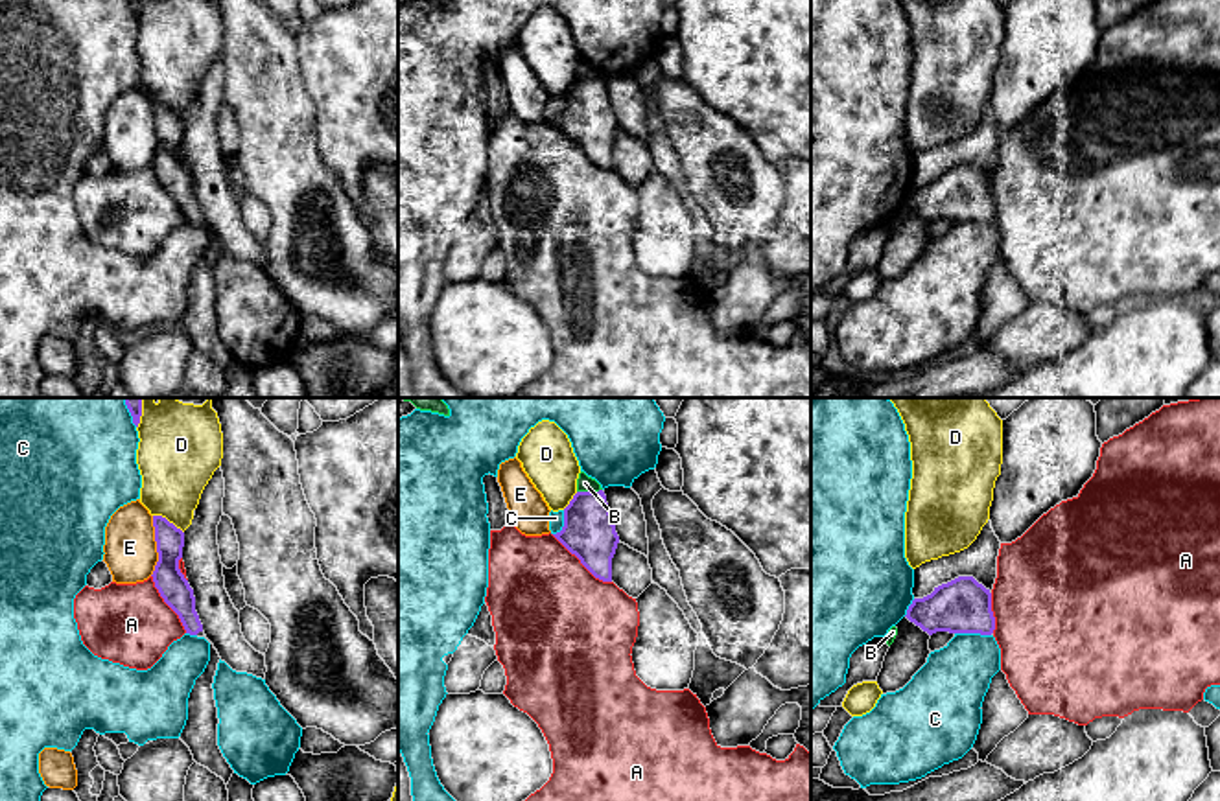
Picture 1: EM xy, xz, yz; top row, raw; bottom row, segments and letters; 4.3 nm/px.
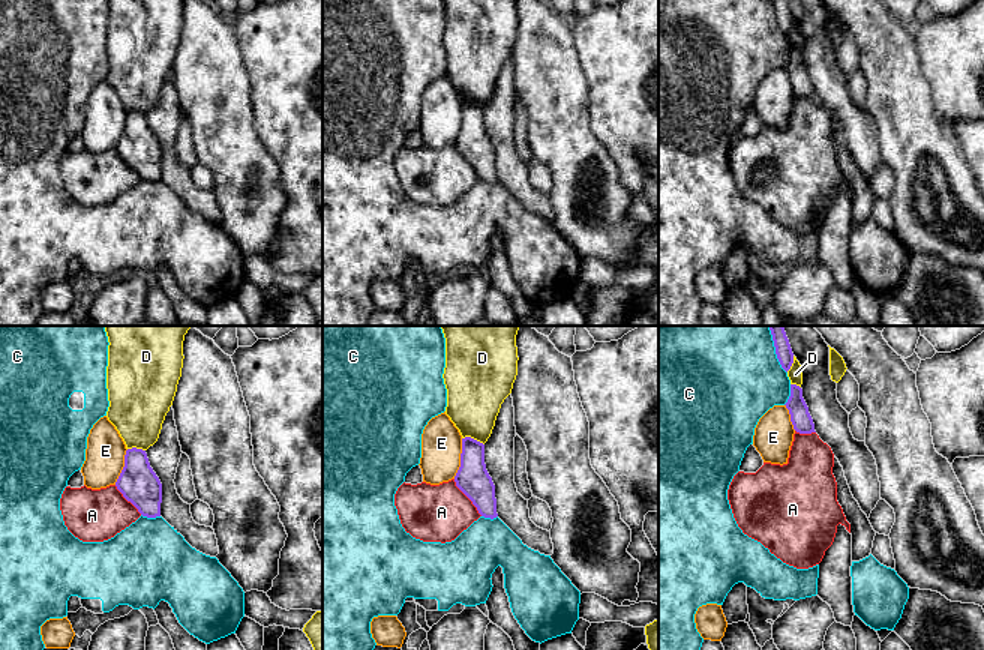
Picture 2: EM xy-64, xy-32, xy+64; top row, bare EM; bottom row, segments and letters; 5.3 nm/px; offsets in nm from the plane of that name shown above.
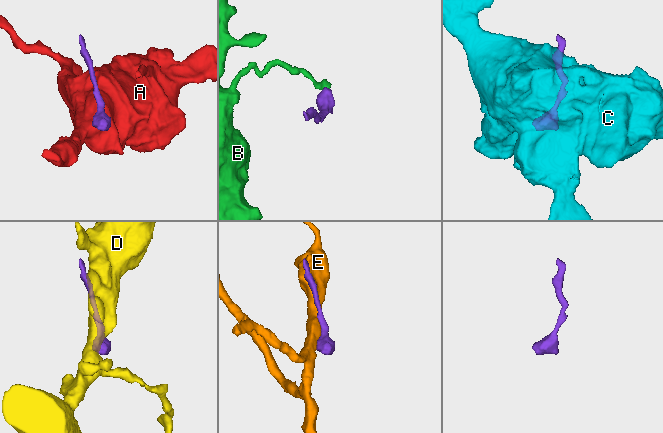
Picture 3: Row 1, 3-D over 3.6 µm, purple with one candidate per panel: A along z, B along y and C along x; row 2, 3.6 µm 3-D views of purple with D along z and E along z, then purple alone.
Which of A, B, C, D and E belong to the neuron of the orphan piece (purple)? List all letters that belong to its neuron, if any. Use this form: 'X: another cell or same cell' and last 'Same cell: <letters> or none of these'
A: another cell
B: another cell
C: another cell
D: another cell
E: another cell
Same cell: none of these

